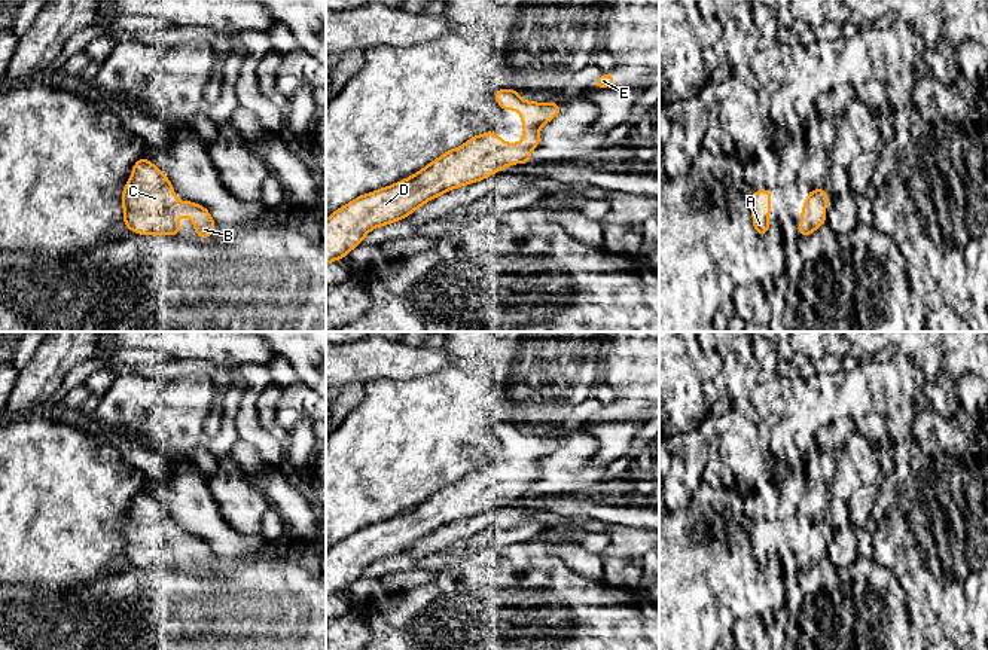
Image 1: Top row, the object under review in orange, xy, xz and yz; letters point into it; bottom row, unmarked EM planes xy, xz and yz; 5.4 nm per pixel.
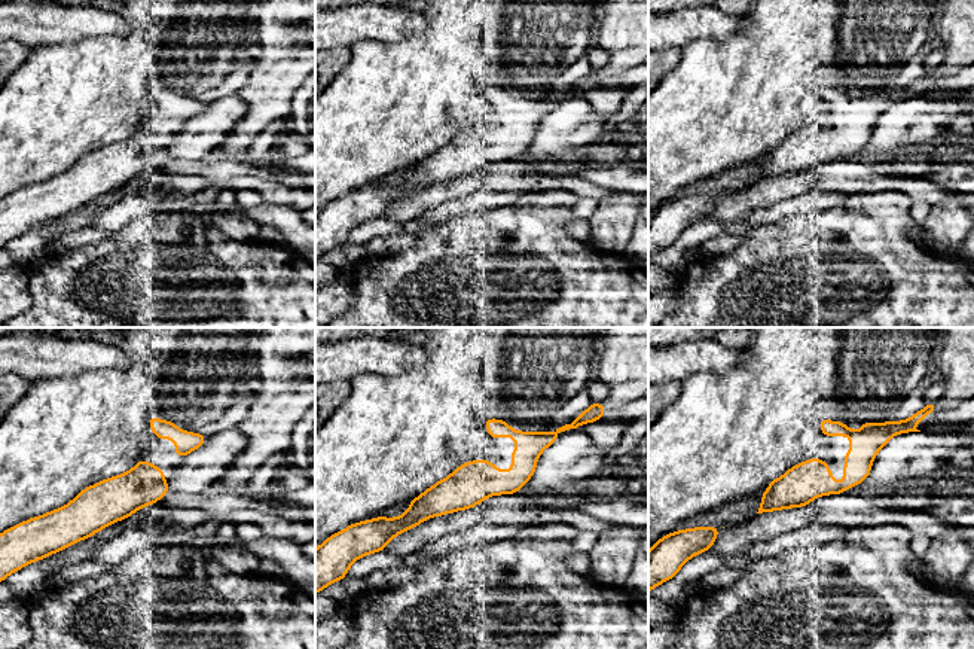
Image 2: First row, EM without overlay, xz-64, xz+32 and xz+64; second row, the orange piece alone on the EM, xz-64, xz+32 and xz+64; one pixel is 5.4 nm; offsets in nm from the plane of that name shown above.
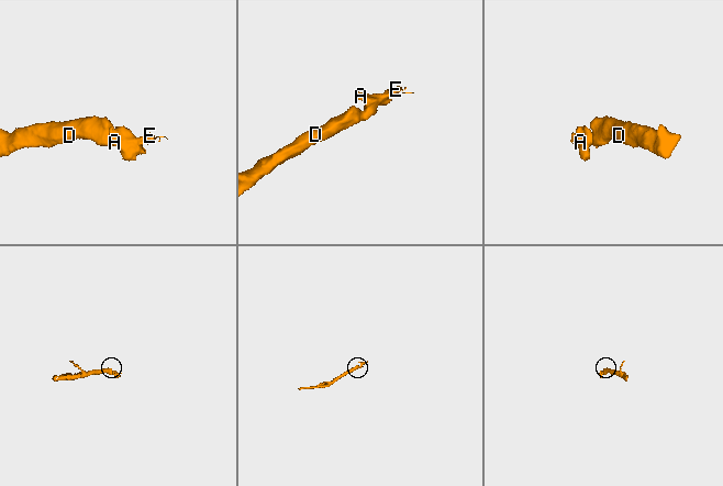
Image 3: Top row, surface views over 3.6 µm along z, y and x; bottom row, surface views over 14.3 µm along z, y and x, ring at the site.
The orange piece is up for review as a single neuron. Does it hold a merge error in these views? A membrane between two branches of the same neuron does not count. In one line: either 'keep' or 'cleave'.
keep

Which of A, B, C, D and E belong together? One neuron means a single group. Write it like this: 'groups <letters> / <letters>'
groups A B C D E

